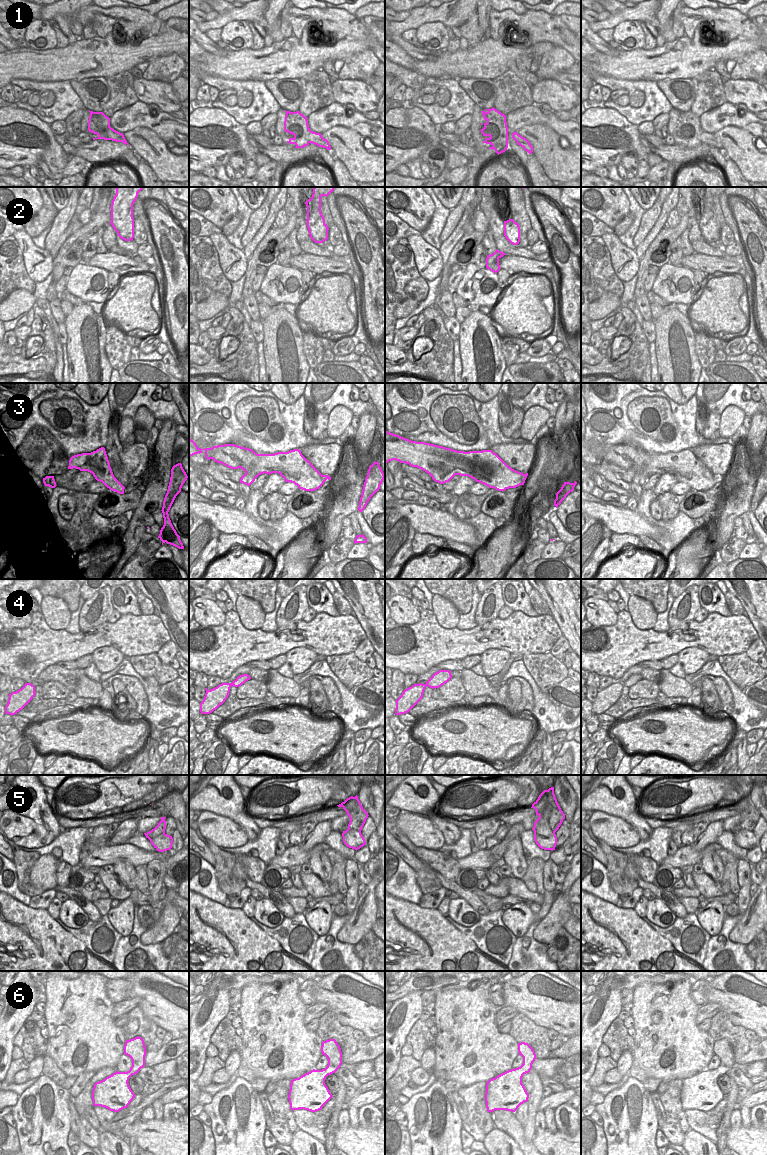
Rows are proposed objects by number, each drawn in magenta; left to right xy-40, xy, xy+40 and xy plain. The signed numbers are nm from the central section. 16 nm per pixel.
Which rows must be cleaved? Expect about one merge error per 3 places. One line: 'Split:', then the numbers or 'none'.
Split: 5

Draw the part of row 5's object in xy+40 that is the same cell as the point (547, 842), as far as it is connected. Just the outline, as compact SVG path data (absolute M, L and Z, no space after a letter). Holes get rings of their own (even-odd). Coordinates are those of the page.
M534 833L534 840L538 847L544 850L555 850L557 844L557 837L556 834L550 834L549 836L539 836L538 834Z

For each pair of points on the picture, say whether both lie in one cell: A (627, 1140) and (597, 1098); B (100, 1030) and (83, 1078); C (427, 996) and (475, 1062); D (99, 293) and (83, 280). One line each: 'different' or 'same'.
A: different
B: different
C: different
D: same

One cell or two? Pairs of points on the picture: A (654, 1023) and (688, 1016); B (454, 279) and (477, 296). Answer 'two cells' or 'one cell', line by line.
A: one cell
B: two cells

